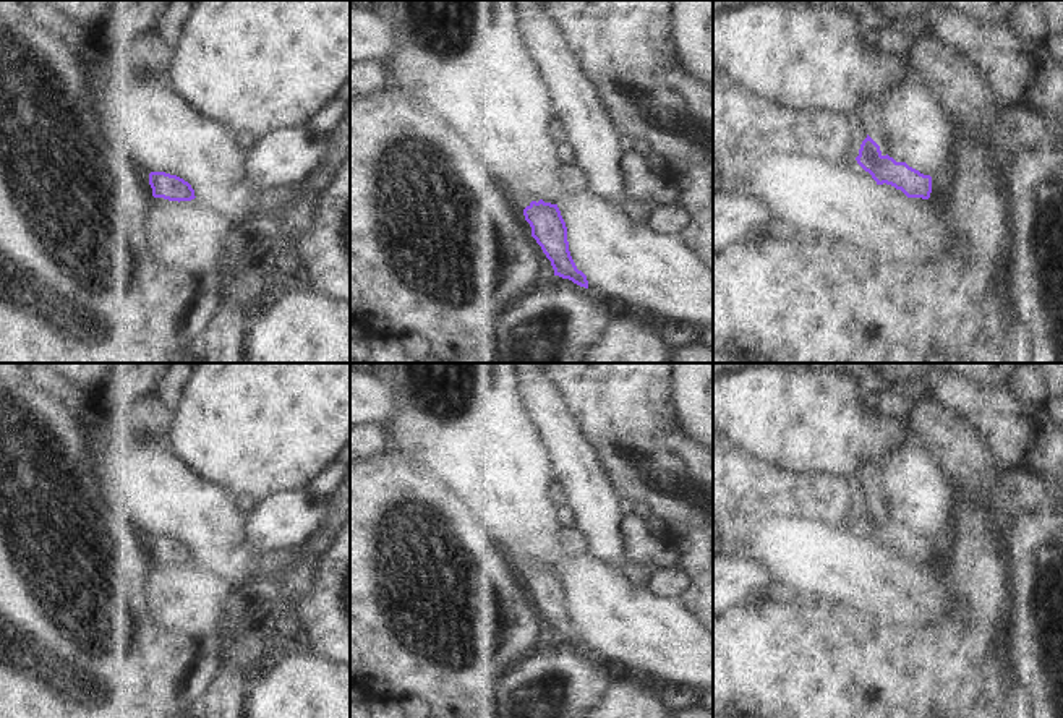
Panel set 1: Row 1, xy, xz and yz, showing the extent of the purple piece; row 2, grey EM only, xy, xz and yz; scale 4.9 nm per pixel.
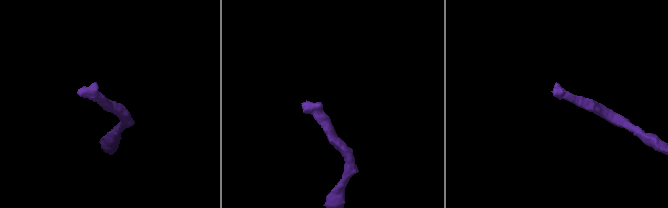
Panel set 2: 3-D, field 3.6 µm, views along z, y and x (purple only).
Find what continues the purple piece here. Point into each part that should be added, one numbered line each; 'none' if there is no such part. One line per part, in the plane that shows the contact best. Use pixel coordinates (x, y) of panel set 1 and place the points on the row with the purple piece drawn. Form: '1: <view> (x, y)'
none

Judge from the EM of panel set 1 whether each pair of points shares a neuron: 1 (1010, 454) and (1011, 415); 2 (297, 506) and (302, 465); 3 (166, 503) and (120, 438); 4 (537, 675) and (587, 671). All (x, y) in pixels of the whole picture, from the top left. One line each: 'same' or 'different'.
1: same
2: different
3: same
4: same

